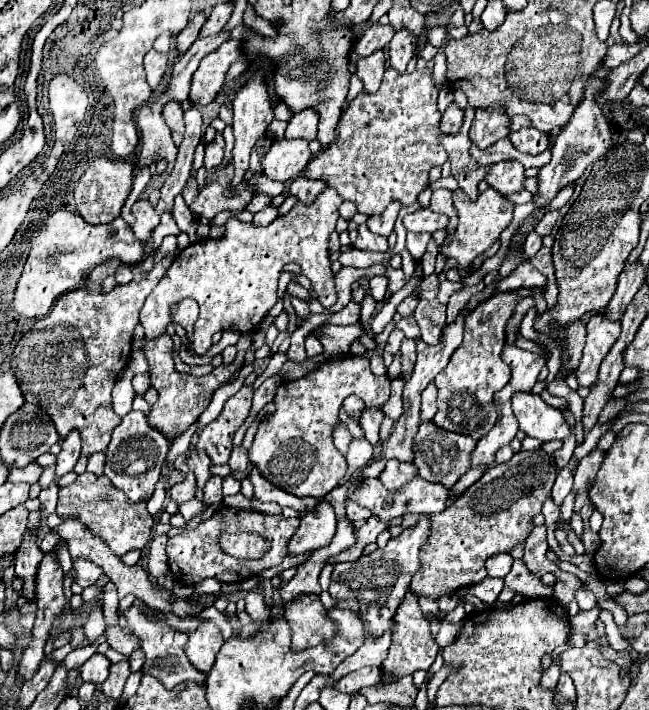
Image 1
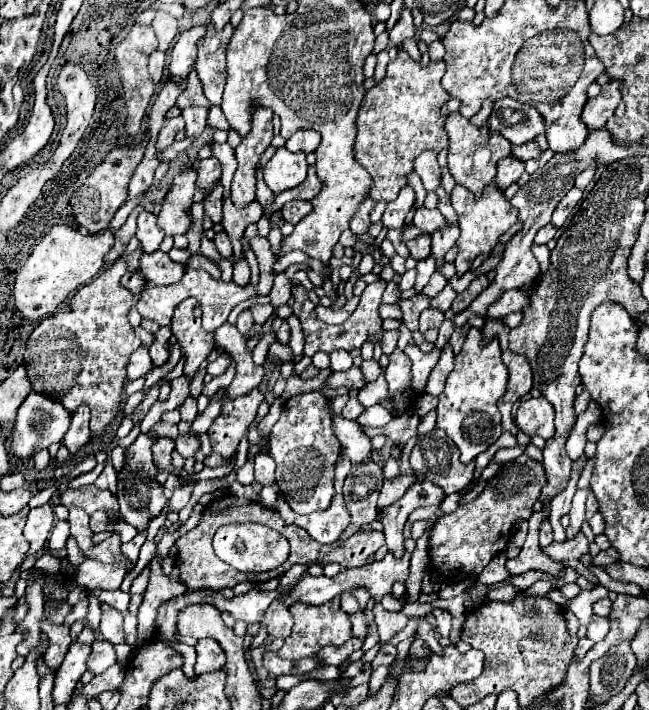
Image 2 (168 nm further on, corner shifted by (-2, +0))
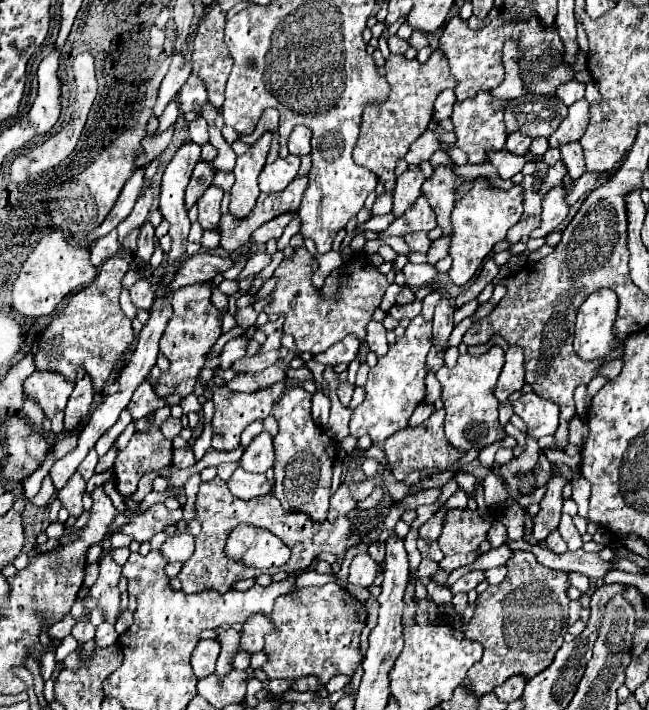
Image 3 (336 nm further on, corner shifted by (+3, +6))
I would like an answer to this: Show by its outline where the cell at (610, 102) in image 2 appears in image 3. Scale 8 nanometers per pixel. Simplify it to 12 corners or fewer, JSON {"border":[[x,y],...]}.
{"border":[[574,102],[562,126],[548,138],[552,148],[580,140],[590,104]]}

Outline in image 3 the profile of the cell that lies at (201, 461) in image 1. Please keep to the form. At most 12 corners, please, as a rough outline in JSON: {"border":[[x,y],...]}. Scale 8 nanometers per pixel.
{"border":[[176,418],[168,420],[160,426],[162,434],[168,440],[180,436],[182,422]]}

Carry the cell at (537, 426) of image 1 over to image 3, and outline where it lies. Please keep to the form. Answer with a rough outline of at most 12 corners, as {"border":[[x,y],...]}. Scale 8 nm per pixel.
{"border":[[534,392],[512,402],[530,438],[554,434],[558,406]]}

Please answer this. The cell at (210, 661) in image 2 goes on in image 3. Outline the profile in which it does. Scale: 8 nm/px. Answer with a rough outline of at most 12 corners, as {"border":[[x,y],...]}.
{"border":[[200,640],[192,654],[198,678],[214,674],[216,640]]}

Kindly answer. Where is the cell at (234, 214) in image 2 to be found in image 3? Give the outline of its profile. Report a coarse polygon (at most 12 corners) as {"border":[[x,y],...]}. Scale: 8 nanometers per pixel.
{"border":[[217,172],[212,184],[228,192],[235,177],[232,172]]}

